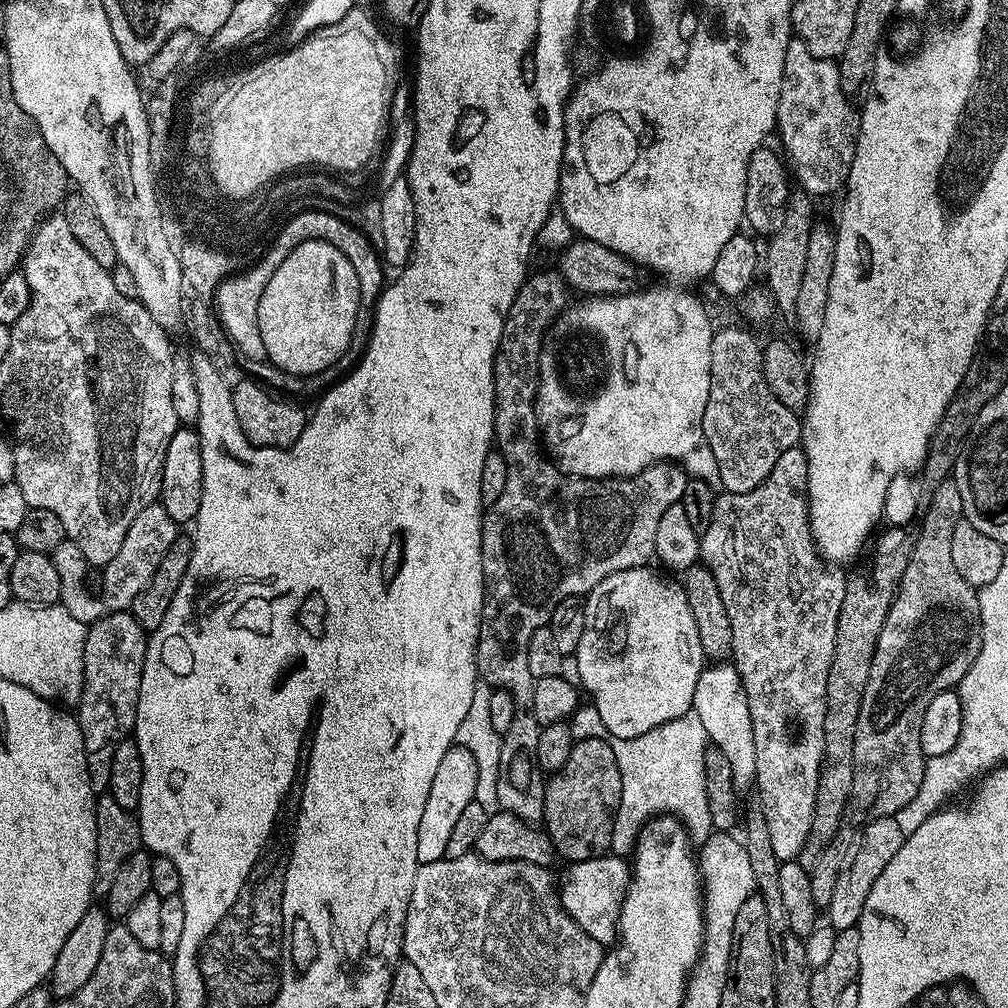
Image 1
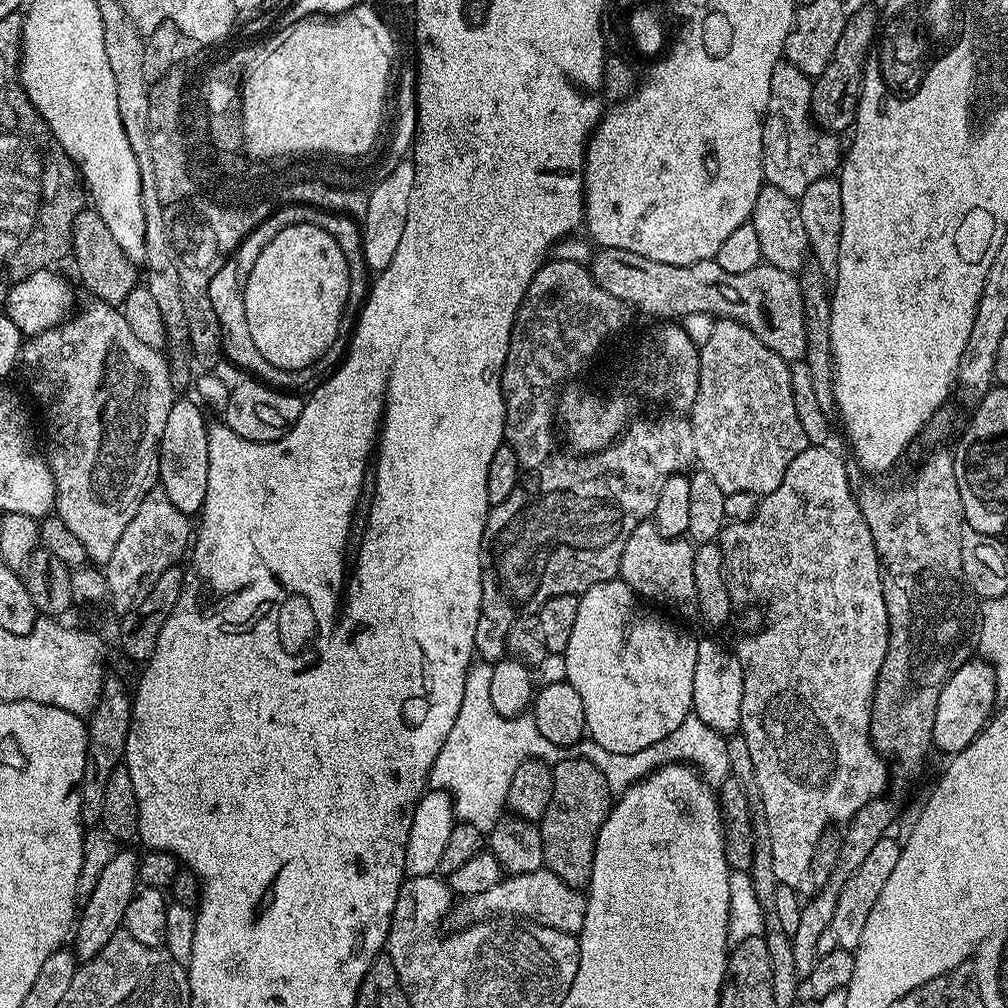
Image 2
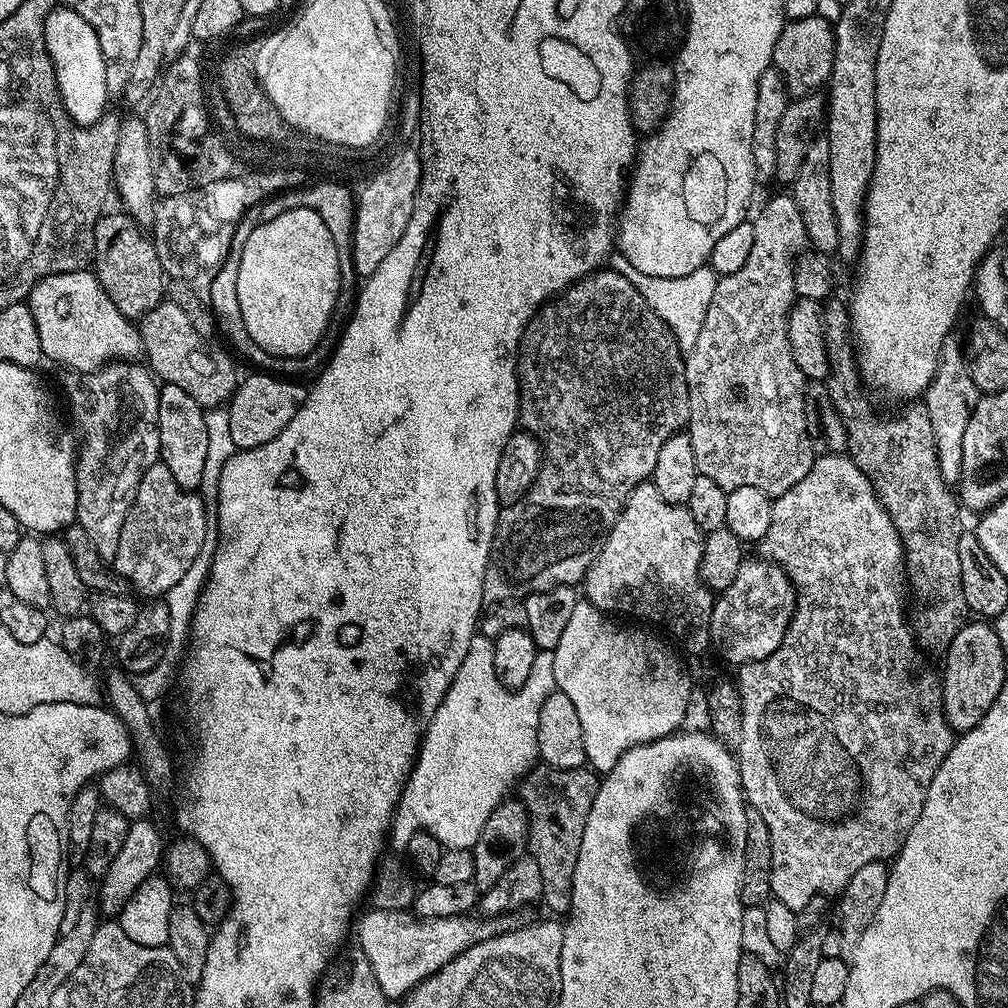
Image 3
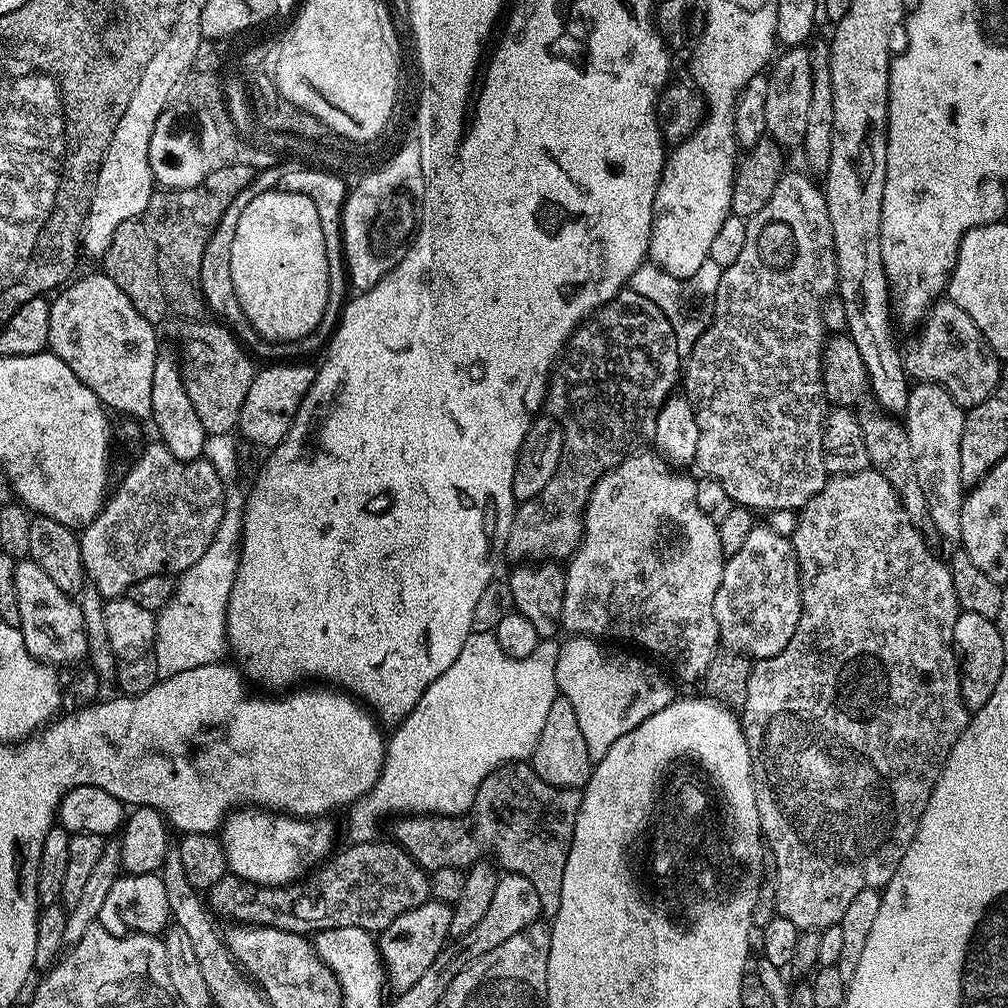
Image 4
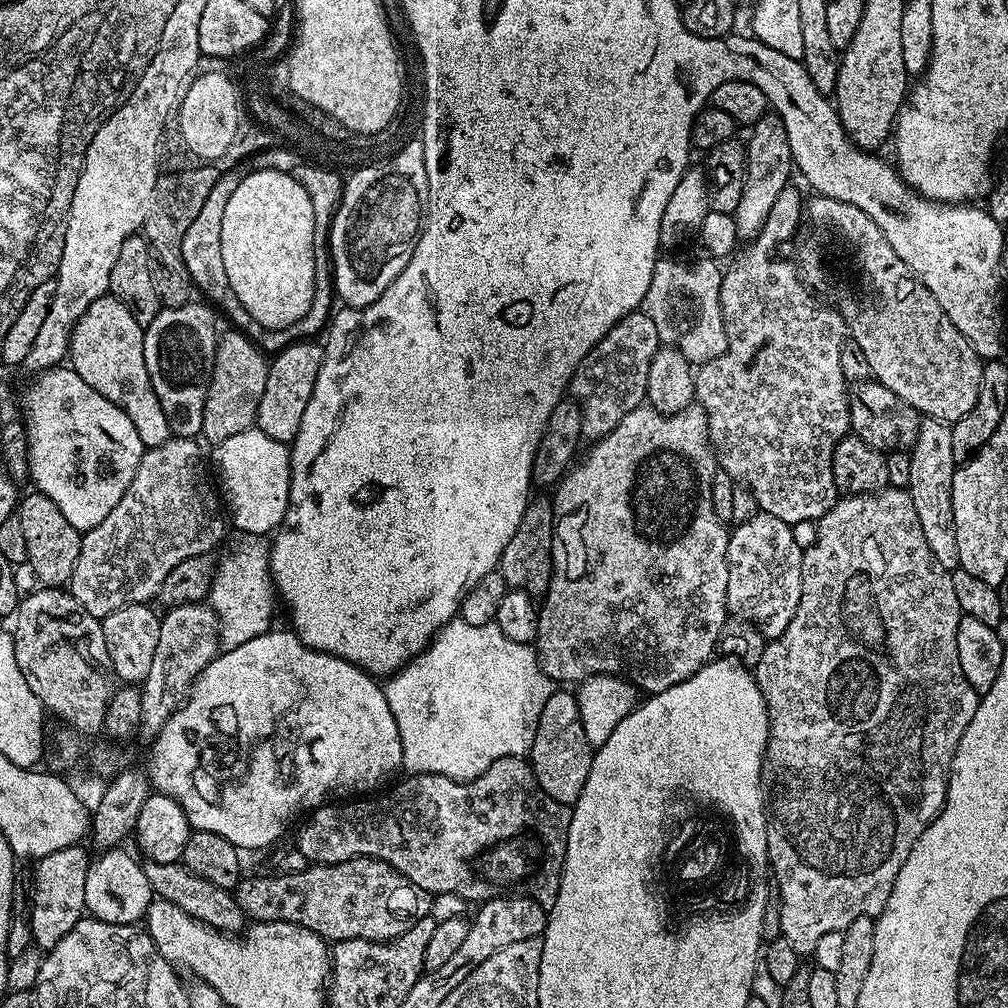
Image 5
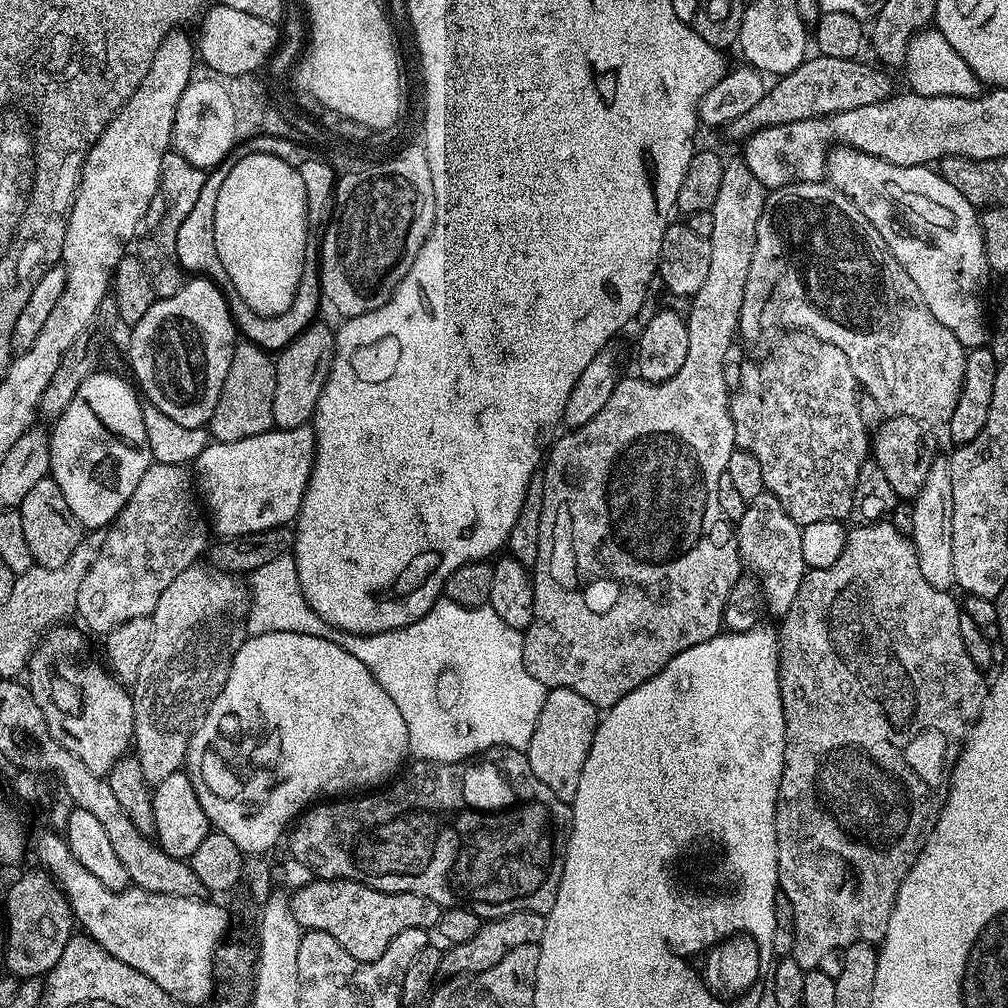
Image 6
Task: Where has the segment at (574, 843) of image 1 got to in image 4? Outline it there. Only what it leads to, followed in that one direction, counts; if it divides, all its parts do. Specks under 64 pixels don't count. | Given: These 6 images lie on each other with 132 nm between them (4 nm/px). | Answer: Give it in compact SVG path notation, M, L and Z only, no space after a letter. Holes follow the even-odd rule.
M513 762L494 768L478 786L478 794L468 812L461 816L425 816L408 814L393 826L395 843L407 850L410 858L425 870L438 868L471 869L481 863L492 852L497 865L504 867L505 873L522 874L522 878L530 878L534 890L538 890L540 911L551 918L558 914L558 906L562 906L562 874L566 870L566 858L570 854L570 846L574 838L574 826L580 813L581 793L575 788L555 788L546 783L533 770L531 763Z

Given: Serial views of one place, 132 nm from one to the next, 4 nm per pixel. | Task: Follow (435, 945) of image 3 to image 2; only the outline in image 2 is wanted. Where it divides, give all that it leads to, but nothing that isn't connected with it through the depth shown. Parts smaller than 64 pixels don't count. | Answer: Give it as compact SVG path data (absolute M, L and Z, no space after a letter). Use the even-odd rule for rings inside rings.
M546 866L530 874L505 875L497 884L490 886L490 890L482 890L482 894L459 904L450 912L450 920L453 920L456 926L466 926L493 918L519 918L524 922L578 934L586 918L585 893L562 882L562 878L558 878L558 874L554 874Z

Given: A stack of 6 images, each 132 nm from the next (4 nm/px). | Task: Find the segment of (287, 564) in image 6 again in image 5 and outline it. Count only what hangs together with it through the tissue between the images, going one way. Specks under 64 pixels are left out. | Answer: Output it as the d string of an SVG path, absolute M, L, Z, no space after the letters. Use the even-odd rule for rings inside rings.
M241 532L235 538L228 553L219 557L207 599L220 623L220 647L224 650L242 646L242 642L250 642L250 638L258 638L269 631L278 605L278 593L268 565L269 541L249 532Z

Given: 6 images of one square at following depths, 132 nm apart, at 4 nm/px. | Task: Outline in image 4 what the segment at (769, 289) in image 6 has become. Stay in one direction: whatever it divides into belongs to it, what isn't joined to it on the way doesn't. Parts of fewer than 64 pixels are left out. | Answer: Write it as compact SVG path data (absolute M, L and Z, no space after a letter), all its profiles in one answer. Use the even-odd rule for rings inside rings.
M940 298L928 309L928 315L919 325L920 337L903 353L904 368L913 381L925 384L940 384L952 395L952 400L958 402L961 408L967 410L986 402L990 394L998 386L1002 361L990 350L990 346L982 338L978 326L974 326L970 314L962 310L954 301Z

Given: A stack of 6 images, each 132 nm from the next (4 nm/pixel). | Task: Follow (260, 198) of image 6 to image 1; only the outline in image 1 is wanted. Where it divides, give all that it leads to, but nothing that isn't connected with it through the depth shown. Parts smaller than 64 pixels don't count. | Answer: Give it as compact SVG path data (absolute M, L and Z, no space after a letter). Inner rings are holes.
M321 240L302 242L270 274L262 302L258 302L258 334L266 346L267 361L303 378L326 370L350 346L358 304L358 274L342 250L334 250L330 242Z

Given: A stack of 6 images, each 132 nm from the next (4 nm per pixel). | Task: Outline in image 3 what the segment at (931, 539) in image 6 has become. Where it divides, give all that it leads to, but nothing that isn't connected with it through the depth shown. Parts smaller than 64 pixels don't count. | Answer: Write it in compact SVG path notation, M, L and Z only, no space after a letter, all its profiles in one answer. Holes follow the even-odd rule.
M956 334L947 336L942 342L934 378L922 397L924 409L930 418L930 426L934 432L938 470L950 486L955 485L962 474L962 434L966 434L970 414L976 409L976 403L980 401L982 395L974 386L968 369L966 348L961 337L959 340L958 336Z

